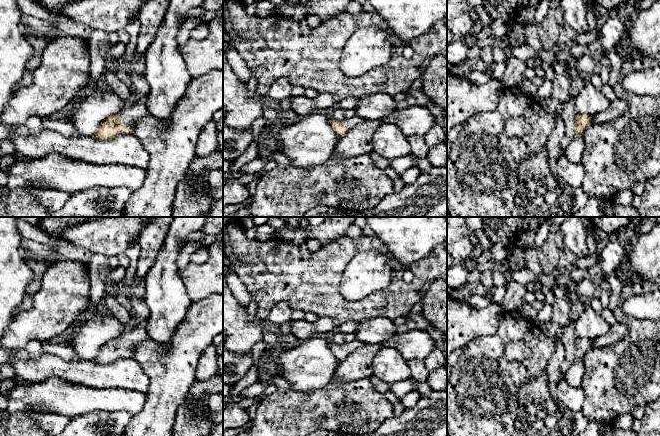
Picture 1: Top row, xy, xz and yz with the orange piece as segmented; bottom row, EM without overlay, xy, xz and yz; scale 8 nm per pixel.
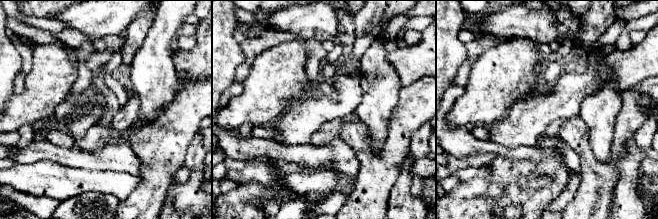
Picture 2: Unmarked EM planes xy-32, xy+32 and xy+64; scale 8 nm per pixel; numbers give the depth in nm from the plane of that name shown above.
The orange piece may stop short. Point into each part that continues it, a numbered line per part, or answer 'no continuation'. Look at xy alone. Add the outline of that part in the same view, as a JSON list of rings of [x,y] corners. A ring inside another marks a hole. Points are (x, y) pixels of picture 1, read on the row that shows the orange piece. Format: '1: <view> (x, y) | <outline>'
1: xy (130, 115) | [[[147,95],[141,98],[135,105],[122,110],[118,114],[119,119],[123,121],[125,131],[129,131],[137,120],[149,115],[147,109]]]

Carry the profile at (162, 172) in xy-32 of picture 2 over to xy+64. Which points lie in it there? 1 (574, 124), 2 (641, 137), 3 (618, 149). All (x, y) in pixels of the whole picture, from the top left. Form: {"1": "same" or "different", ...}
{"1": "same", "2": "different", "3": "same"}

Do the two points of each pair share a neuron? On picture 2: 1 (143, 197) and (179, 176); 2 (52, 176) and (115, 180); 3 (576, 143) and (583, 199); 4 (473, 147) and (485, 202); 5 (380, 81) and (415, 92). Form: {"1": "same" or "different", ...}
{"1": "different", "2": "same", "3": "same", "4": "different", "5": "different"}

